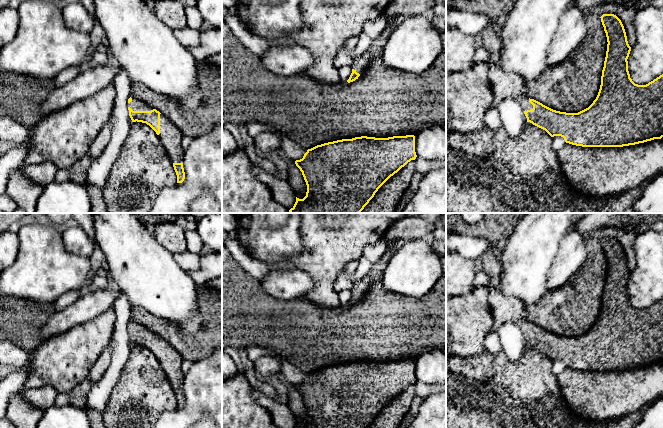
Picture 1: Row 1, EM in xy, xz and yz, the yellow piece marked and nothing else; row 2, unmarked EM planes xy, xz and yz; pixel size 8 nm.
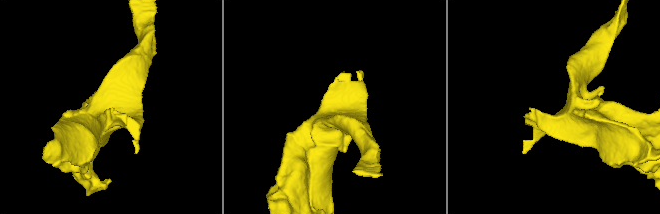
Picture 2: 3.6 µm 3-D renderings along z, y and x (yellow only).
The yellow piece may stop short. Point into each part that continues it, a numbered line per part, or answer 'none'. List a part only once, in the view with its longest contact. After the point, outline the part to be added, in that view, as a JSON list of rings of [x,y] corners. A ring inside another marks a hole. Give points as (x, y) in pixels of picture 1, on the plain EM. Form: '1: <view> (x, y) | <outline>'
1: xy (136, 329) | [[[131,321],[132,325],[130,327],[127,327],[127,330],[130,331],[133,335],[151,335],[153,334],[152,331],[147,329],[145,326]]]

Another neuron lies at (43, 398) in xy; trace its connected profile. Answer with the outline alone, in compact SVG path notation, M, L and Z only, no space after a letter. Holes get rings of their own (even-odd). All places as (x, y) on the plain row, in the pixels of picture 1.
M50 386L24 390L24 398L44 412L56 405L57 394L58 392Z

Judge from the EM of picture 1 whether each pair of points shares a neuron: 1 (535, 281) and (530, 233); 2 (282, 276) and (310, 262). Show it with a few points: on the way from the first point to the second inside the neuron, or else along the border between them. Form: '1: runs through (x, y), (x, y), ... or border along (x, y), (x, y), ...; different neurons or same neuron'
1: runs through (530, 269), (530, 245); same neuron
2: border along (296, 267), (303, 270), (311, 278), (312, 287); different neurons

